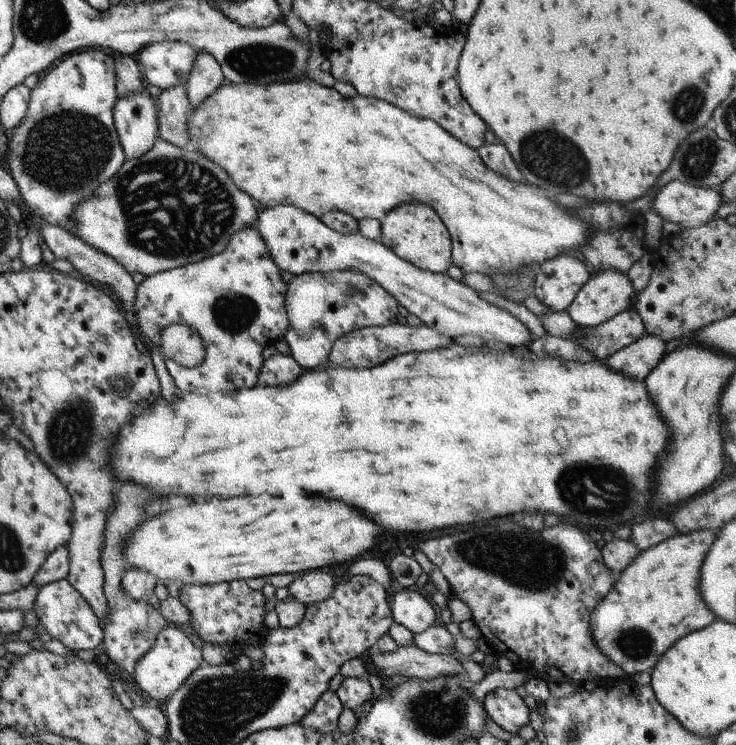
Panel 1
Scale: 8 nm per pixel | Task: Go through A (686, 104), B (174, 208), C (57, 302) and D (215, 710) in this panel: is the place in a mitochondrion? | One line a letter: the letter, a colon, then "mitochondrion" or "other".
A: mitochondrion
B: mitochondrion
C: other
D: mitochondrion

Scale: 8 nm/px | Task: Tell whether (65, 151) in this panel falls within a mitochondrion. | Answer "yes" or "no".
yes

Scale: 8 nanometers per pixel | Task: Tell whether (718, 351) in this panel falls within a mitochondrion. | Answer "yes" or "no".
no

